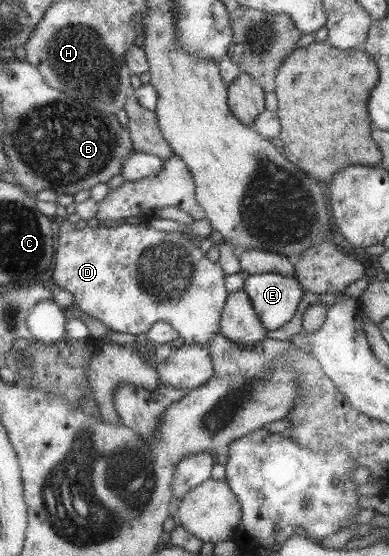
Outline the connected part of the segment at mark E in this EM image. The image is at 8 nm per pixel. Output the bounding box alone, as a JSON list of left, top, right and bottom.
[242,272,304,332]

